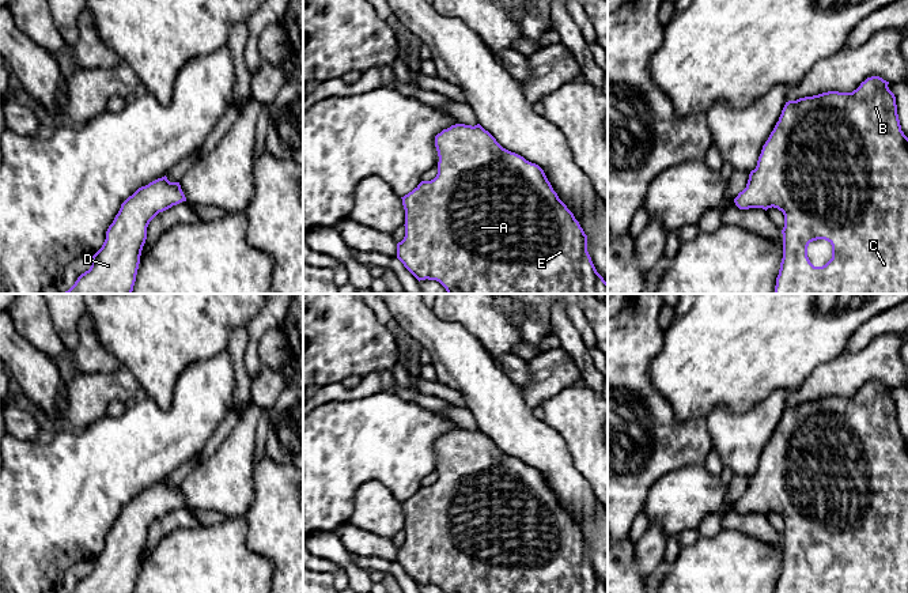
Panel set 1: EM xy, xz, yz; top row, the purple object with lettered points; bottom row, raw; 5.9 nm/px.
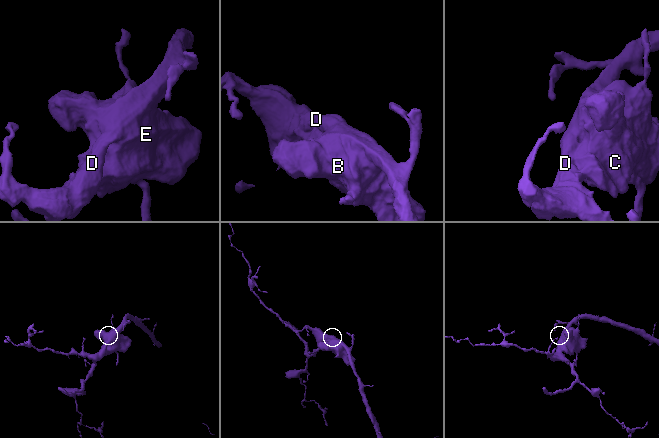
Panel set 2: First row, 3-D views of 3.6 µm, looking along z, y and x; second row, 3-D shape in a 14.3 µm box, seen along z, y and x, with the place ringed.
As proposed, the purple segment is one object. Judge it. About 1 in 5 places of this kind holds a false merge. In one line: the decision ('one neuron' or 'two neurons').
one neuron

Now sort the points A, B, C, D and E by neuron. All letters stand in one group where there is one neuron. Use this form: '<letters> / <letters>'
A B C D E

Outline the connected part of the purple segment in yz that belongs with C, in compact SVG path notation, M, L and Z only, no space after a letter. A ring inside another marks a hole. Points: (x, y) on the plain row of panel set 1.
M879 381L867 382L860 390L854 394L852 397L839 397L839 396L828 396L813 401L799 403L797 405L786 407L779 426L776 427L773 435L771 437L768 445L763 450L761 458L757 465L757 471L754 475L750 476L746 492L738 498L734 503L735 510L739 514L749 514L749 513L778 513L784 520L784 532L782 535L783 539L783 563L780 567L779 579L776 582L775 593L908 593L908 442L901 435L898 419L897 419L897 409L896 401L888 392L889 386L884 385ZM817 544L825 544L832 549L832 563L822 571L814 571L809 562L807 562L807 551L810 547Z

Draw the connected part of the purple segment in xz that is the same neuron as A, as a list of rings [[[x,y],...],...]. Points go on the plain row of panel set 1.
[[[455,428],[435,441],[438,456],[438,479],[431,486],[421,486],[412,496],[405,499],[405,541],[397,548],[397,563],[420,585],[436,585],[444,593],[608,593],[608,588],[597,577],[587,556],[587,540],[574,518],[559,503],[544,475],[523,461],[503,453],[496,443],[480,428],[472,431]]]

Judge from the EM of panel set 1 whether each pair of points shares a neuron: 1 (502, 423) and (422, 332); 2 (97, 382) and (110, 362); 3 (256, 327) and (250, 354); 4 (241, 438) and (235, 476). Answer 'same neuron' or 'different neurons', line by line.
1: same neuron
2: different neurons
3: same neuron
4: same neuron

